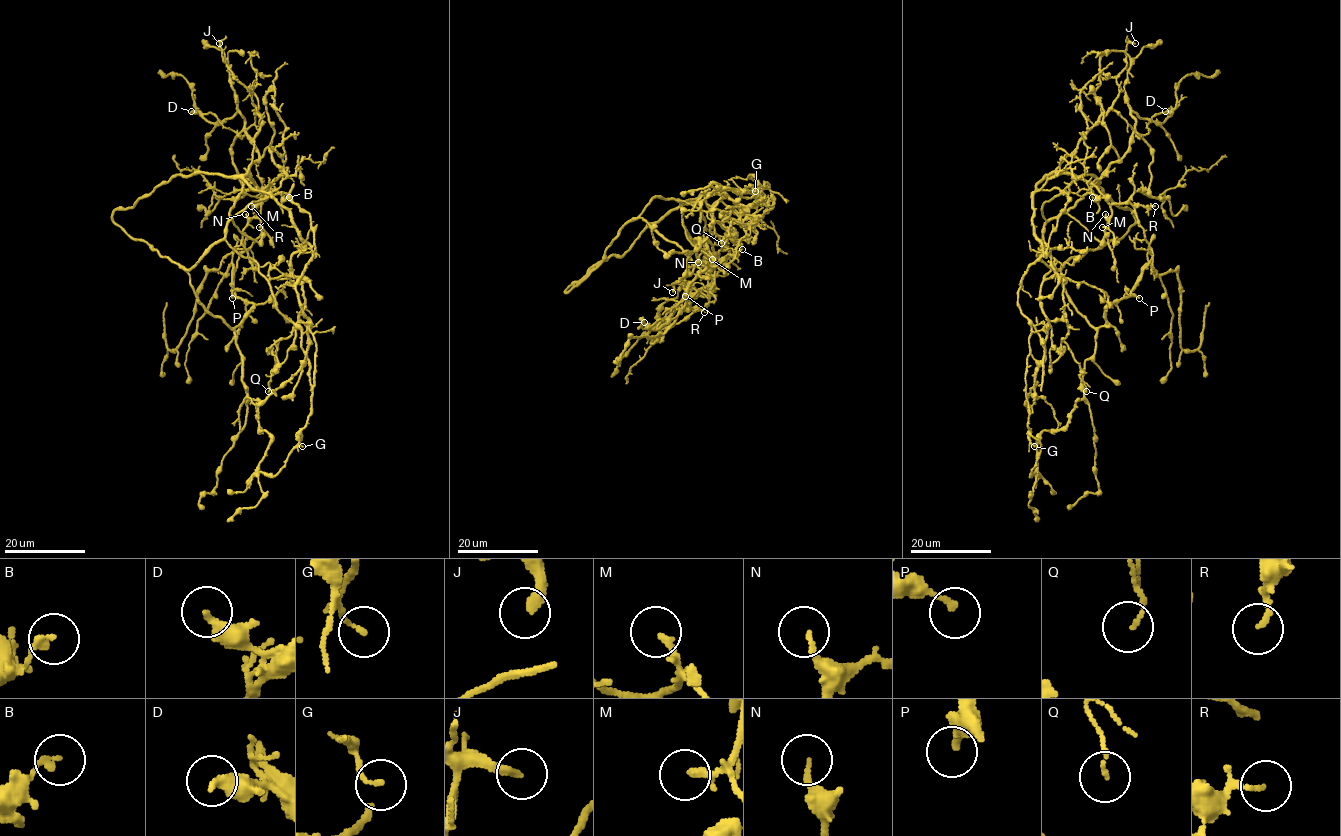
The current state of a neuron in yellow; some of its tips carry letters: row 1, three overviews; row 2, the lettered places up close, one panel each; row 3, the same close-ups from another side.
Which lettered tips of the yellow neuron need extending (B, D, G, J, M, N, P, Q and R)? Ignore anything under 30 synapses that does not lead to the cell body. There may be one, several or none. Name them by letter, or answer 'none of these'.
J

